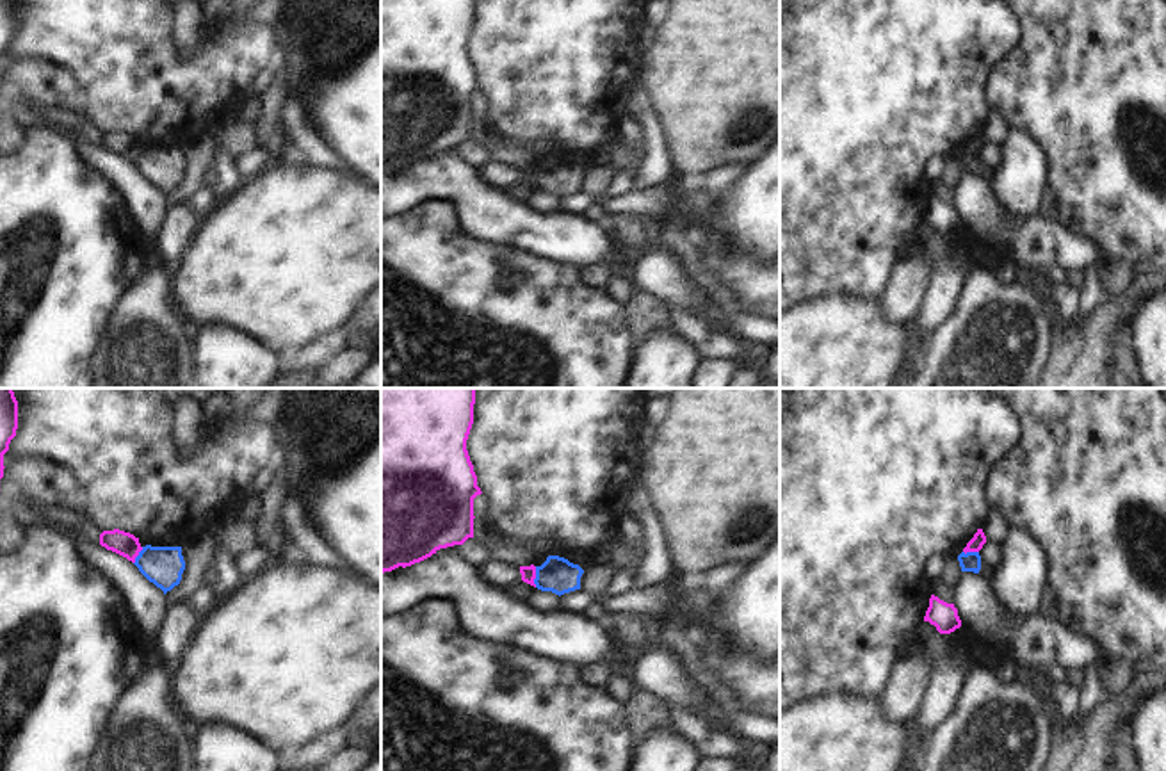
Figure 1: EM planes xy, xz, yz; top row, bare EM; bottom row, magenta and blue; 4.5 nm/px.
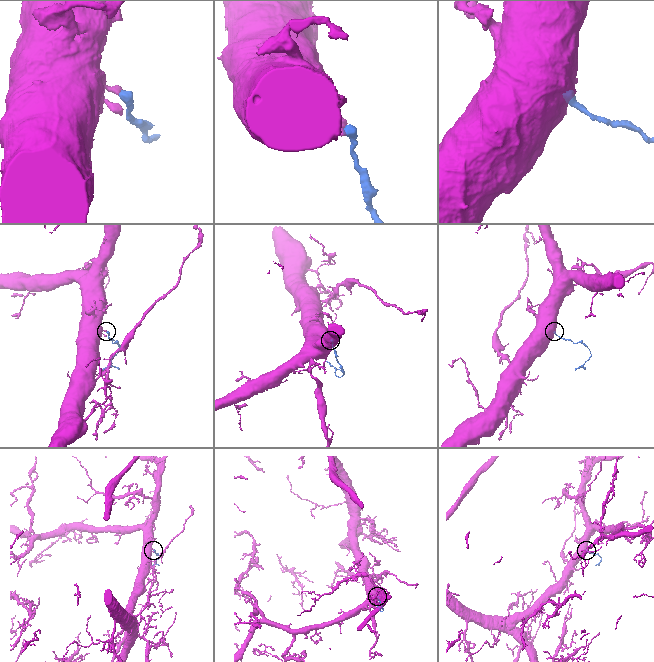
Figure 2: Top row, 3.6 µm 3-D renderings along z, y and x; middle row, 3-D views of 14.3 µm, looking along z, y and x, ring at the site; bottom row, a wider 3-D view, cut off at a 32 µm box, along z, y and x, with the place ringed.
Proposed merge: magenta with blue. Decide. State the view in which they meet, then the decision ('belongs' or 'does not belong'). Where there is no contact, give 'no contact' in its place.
meets magenta in xz; does not belong

